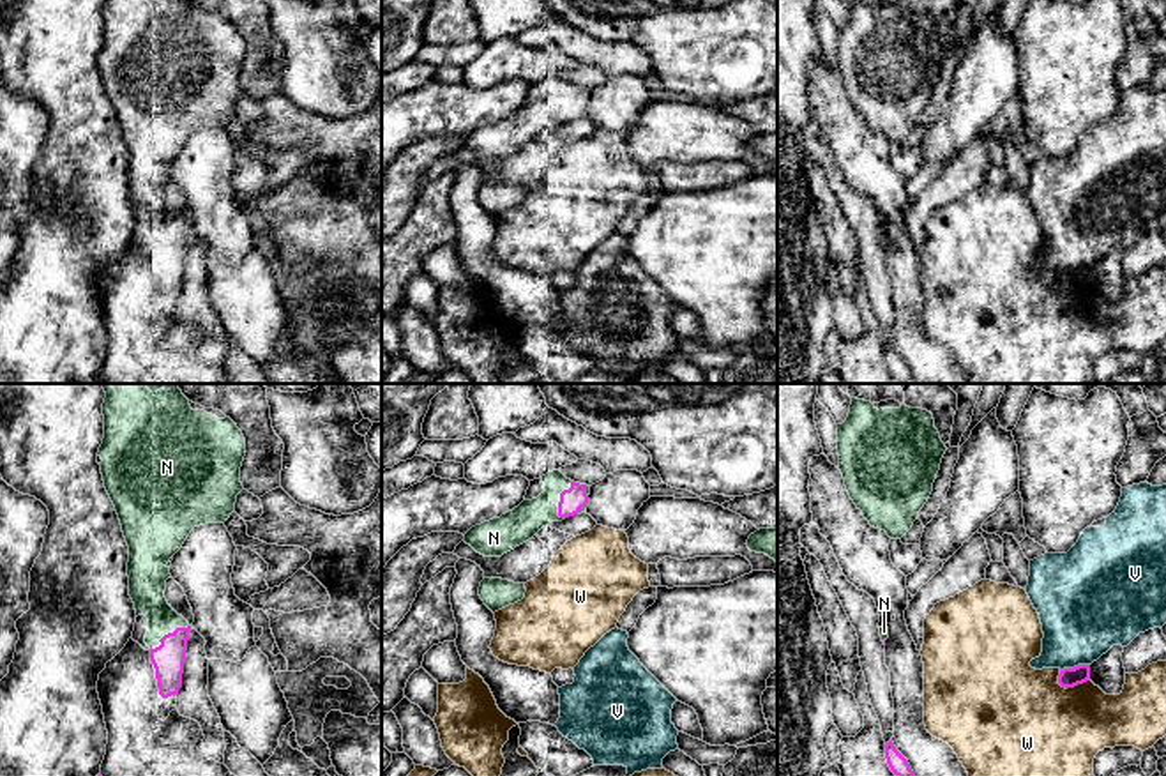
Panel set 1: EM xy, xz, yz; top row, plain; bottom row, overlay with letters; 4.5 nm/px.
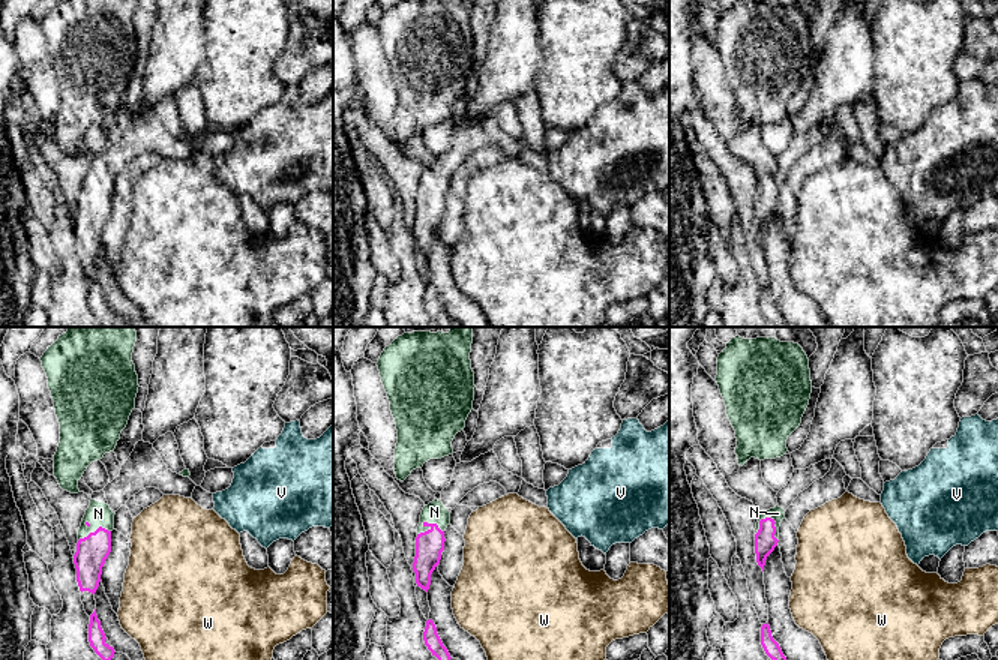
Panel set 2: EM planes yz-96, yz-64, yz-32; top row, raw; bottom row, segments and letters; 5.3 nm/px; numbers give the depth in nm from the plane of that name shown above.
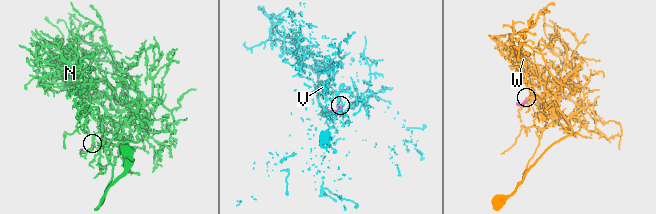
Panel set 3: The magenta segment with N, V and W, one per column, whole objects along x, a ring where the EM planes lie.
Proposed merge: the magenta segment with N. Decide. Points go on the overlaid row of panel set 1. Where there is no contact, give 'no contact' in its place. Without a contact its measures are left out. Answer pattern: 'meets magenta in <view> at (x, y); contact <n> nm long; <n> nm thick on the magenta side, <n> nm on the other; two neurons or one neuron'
meets magenta in xy at (168, 633); contact 200 nm long; 150 nm thick on the magenta side, 170 nm on the other; one neuron

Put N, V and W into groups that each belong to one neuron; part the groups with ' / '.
N / V / W

